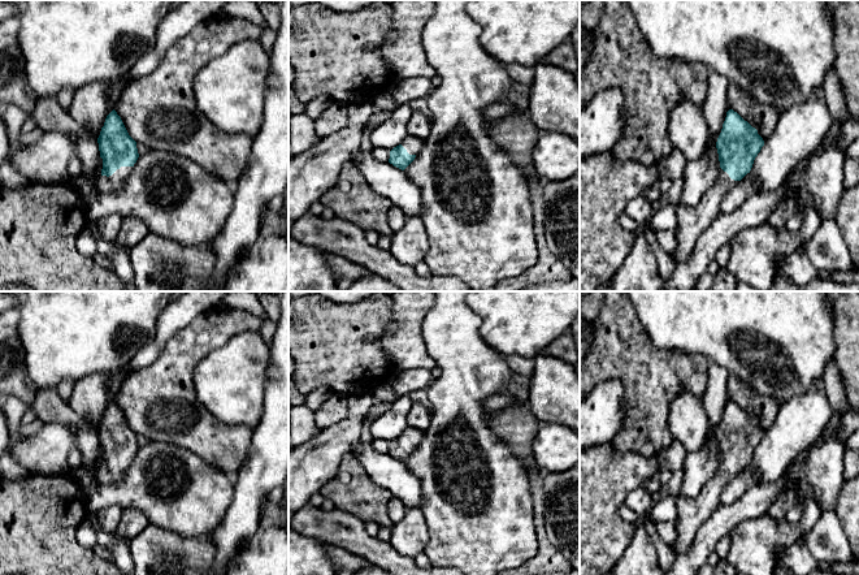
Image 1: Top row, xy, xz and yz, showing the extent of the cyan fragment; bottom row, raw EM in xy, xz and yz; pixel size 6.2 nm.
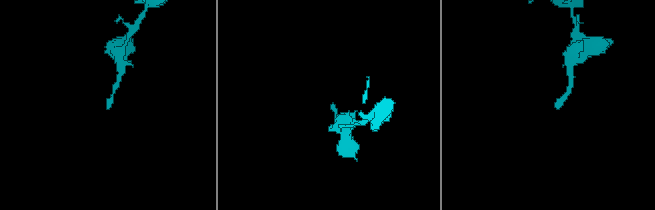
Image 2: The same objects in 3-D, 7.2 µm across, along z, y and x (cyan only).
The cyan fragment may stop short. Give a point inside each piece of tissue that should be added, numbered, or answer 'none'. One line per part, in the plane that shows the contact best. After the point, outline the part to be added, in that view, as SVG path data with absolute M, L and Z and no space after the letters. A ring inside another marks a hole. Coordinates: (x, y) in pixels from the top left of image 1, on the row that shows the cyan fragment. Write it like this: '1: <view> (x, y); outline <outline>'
1: xy (113, 182); outline M121 167L112 176L100 176L96 181L97 191L96 194L107 194L110 191L117 191L125 183L126 178L130 176L133 167Z

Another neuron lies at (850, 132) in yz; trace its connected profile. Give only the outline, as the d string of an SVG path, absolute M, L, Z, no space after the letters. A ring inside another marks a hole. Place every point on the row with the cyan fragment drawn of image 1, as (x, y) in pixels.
M850 117L843 129L838 133L838 148L845 151L859 138L859 120Z

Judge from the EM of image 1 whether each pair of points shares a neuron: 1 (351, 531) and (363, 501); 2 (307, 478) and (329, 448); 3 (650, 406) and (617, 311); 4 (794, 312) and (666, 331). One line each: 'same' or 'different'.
1: different
2: same
3: same
4: same

